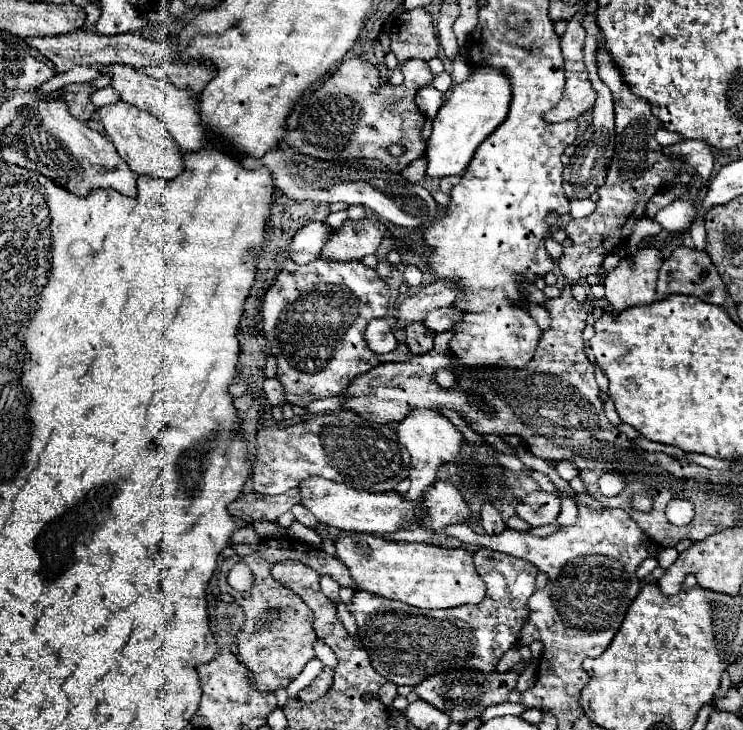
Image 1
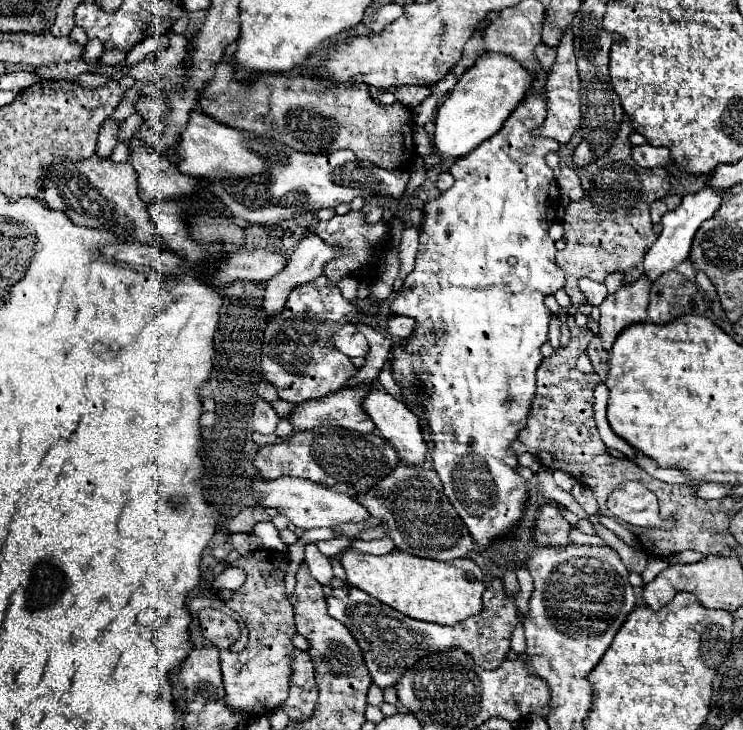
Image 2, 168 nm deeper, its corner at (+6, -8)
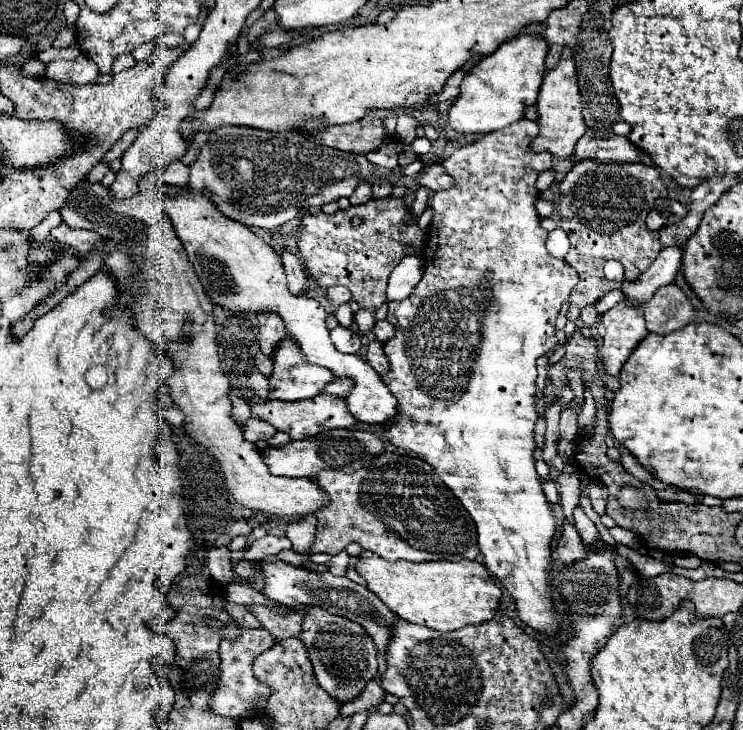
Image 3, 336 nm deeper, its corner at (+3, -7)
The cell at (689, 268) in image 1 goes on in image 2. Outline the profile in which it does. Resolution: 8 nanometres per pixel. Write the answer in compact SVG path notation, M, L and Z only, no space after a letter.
M679 271L661 275L651 285L651 301L647 315L651 323L665 325L683 315L705 315L707 305L695 283L681 277Z

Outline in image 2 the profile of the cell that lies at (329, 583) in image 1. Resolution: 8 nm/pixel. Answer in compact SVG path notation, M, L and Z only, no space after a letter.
M311 543L305 547L305 563L309 565L309 571L311 575L323 583L323 585L329 585L329 581L333 579L333 571L331 571L331 563L329 559Z

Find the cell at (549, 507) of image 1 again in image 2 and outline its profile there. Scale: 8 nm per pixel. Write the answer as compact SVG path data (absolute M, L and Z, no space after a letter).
M547 503L539 511L539 519L537 519L537 527L535 527L535 541L537 541L537 545L549 545L549 547L569 545L569 543L573 543L569 537L571 529L573 527L559 513L559 509Z

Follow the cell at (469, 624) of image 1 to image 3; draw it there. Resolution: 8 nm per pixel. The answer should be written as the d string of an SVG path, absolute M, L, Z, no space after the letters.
M266 558L262 562L254 562L254 564L244 564L238 562L234 566L234 572L244 578L250 580L250 574L254 570L262 570L262 574L266 576L266 586L264 586L264 596L278 600L282 604L288 606L326 606L326 610L330 614L338 614L344 616L356 624L360 624L366 634L372 638L372 642L376 644L376 650L386 658L388 654L388 646L392 640L392 632L394 632L394 624L398 622L398 614L394 614L380 598L376 598L374 592L370 592L366 586L360 586L348 578L338 578L330 572L318 574L312 570L304 570L304 568L296 568L296 566L288 566L284 562L280 562L278 558Z

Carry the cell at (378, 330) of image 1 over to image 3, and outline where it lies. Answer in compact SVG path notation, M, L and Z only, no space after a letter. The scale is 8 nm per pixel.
M334 328L334 330L330 330L330 338L332 338L336 350L340 350L340 352L346 352L346 354L358 354L360 352L362 340L350 328Z

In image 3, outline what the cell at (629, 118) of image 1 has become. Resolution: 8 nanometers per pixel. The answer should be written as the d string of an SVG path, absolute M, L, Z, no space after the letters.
M580 160L574 164L574 168L566 174L566 178L560 182L560 228L570 238L570 250L566 254L566 262L578 272L580 282L570 292L570 306L568 306L568 320L578 320L580 310L588 304L598 302L606 292L614 288L622 288L622 282L610 282L604 276L604 262L606 260L618 260L626 274L624 278L628 282L634 282L656 258L656 252L660 252L660 234L646 228L646 216L654 202L658 198L666 198L668 190L660 178L660 172L656 166L648 164L628 164L628 162L600 162L600 160Z

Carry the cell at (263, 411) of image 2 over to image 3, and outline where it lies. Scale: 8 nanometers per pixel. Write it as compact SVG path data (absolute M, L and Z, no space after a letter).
M250 418L246 424L244 424L244 438L248 442L258 442L258 440L270 440L272 436L276 434L276 428L272 424L268 424L266 420L262 418Z

